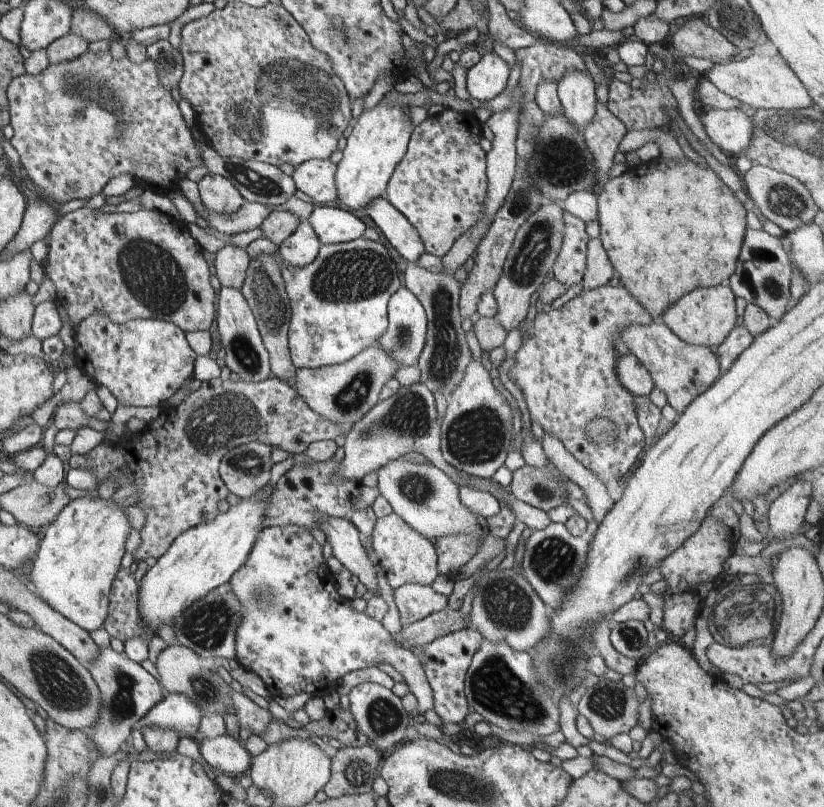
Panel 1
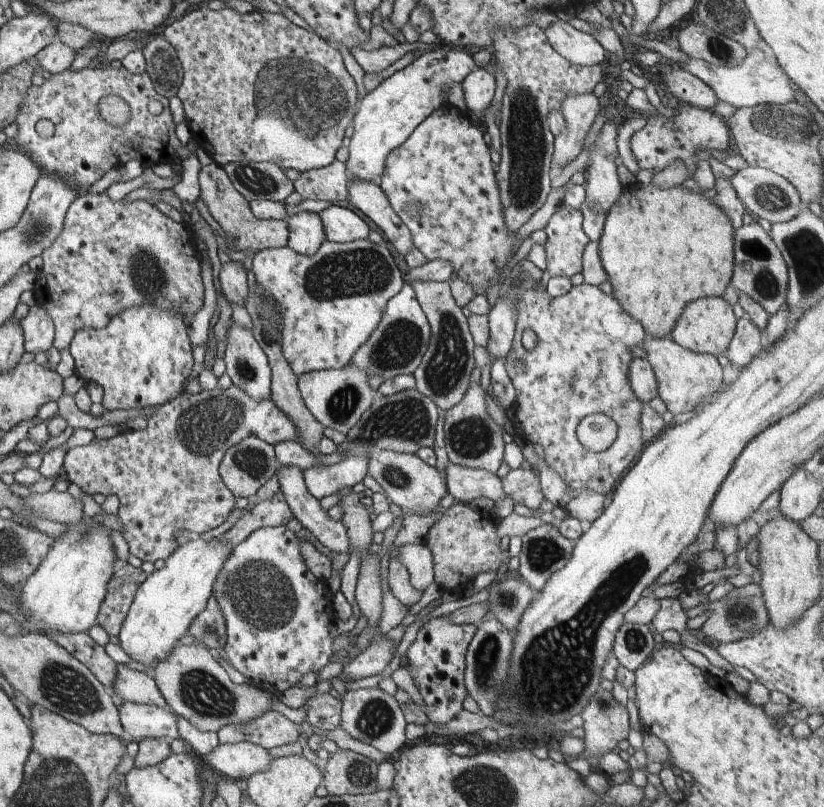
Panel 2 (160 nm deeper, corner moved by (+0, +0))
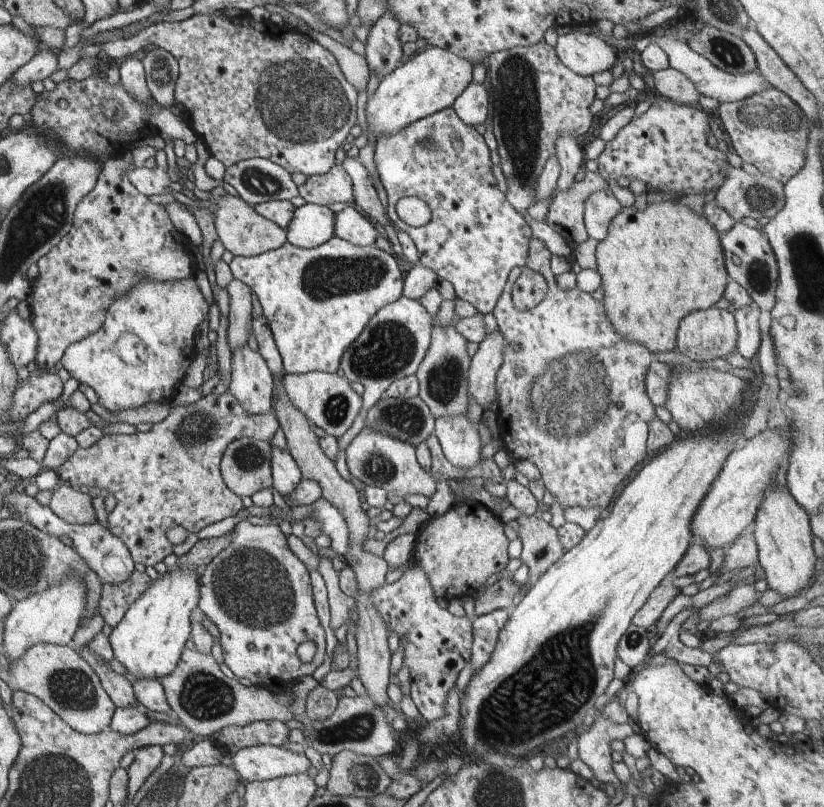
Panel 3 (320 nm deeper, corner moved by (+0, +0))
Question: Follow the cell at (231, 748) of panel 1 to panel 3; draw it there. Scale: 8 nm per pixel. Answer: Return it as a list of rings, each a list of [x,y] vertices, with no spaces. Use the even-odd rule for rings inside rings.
[[[282,746],[242,748],[229,757],[229,767],[242,782],[266,781],[280,776],[308,773],[311,763],[305,754],[294,754]]]

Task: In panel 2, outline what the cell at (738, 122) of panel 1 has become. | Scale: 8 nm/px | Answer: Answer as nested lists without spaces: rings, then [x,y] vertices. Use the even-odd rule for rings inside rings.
[[[674,103],[674,118],[666,118],[661,113],[648,115],[646,124],[637,127],[635,133],[630,139],[630,150],[642,170],[652,170],[654,174],[662,172],[664,168],[668,168],[670,164],[674,164],[676,160],[682,160],[688,167],[689,173],[693,176],[700,162],[699,153],[704,150],[728,150],[728,142],[730,142],[731,132],[726,127],[727,121],[720,118],[713,109],[701,109],[692,105],[682,103]]]

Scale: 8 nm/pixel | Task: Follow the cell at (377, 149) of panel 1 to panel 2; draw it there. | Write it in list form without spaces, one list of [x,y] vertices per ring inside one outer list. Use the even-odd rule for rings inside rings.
[[[448,46],[428,49],[411,64],[382,81],[376,89],[366,93],[352,118],[354,135],[349,146],[349,159],[345,162],[350,181],[372,181],[376,176],[381,177],[390,151],[398,148],[434,110],[449,104],[450,88],[460,84],[476,68],[472,55],[466,51]]]

